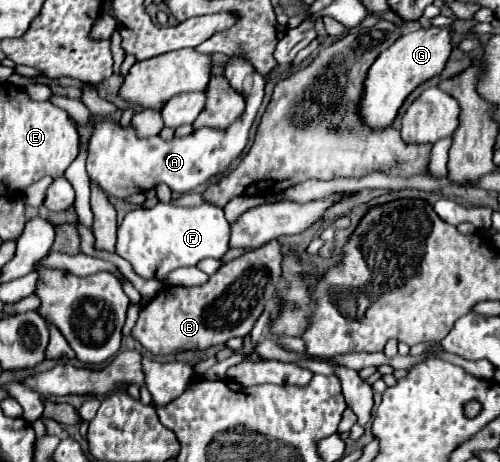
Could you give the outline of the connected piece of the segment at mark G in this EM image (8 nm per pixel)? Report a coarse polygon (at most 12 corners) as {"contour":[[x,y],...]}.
{"contour":[[451,31],[405,33],[371,65],[359,115],[393,123],[407,95],[437,77]]}

